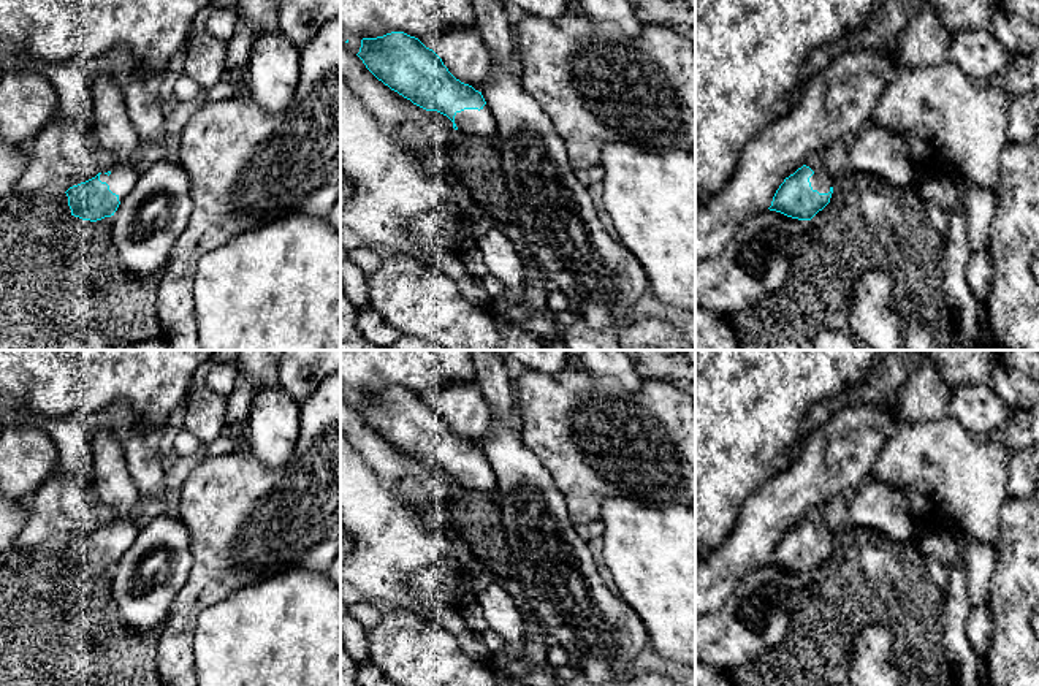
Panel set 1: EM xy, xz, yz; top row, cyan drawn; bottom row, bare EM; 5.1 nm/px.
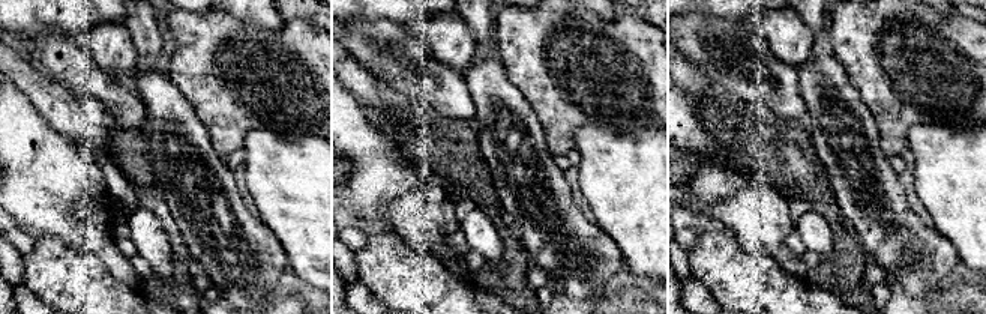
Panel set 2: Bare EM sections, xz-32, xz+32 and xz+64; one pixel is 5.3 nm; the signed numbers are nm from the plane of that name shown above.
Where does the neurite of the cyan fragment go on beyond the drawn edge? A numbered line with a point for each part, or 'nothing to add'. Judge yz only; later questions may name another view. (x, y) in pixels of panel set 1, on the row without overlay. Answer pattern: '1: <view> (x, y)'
1: yz (821, 536)

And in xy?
1: xy (122, 534)

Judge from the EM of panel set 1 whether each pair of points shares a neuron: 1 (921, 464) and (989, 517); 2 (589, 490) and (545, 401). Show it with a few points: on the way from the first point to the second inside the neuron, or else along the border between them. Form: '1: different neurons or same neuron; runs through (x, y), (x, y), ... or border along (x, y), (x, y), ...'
1: same neuron; runs through (938, 466), (971, 499)
2: same neuron; runs through (586, 468), (566, 436), (566, 423)

